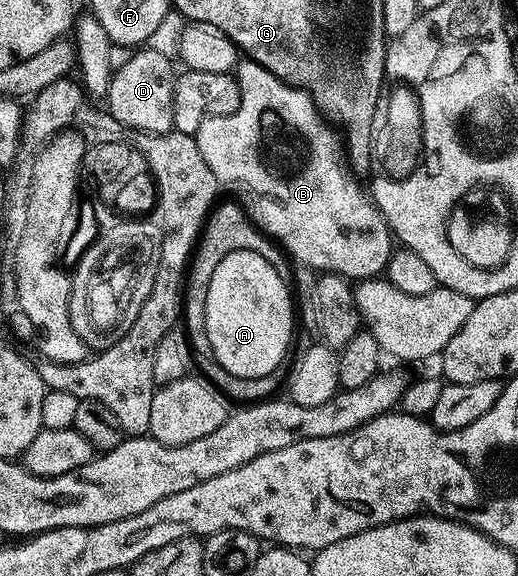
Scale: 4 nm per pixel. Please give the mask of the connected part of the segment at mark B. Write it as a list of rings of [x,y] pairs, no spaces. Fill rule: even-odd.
[[[237,60],[234,76],[240,83],[240,106],[230,115],[205,117],[194,134],[198,151],[202,151],[202,159],[206,159],[206,167],[210,167],[210,171],[214,171],[217,182],[221,186],[233,185],[234,188],[241,189],[244,193],[253,193],[260,200],[254,202],[250,207],[247,206],[246,212],[252,224],[267,234],[269,238],[279,242],[293,262],[308,265],[315,271],[323,271],[325,274],[339,274],[345,279],[375,278],[377,275],[383,274],[387,270],[388,258],[391,257],[394,248],[393,234],[383,217],[380,216],[380,210],[370,200],[369,194],[365,190],[364,193],[360,190],[361,182],[351,172],[346,171],[342,164],[341,146],[340,149],[336,146],[336,137],[332,134],[334,132],[333,126],[320,114],[319,109],[312,101],[312,94],[306,92],[305,89],[295,89],[282,79],[270,75],[270,71],[266,71],[266,67],[262,67],[257,61]]]

